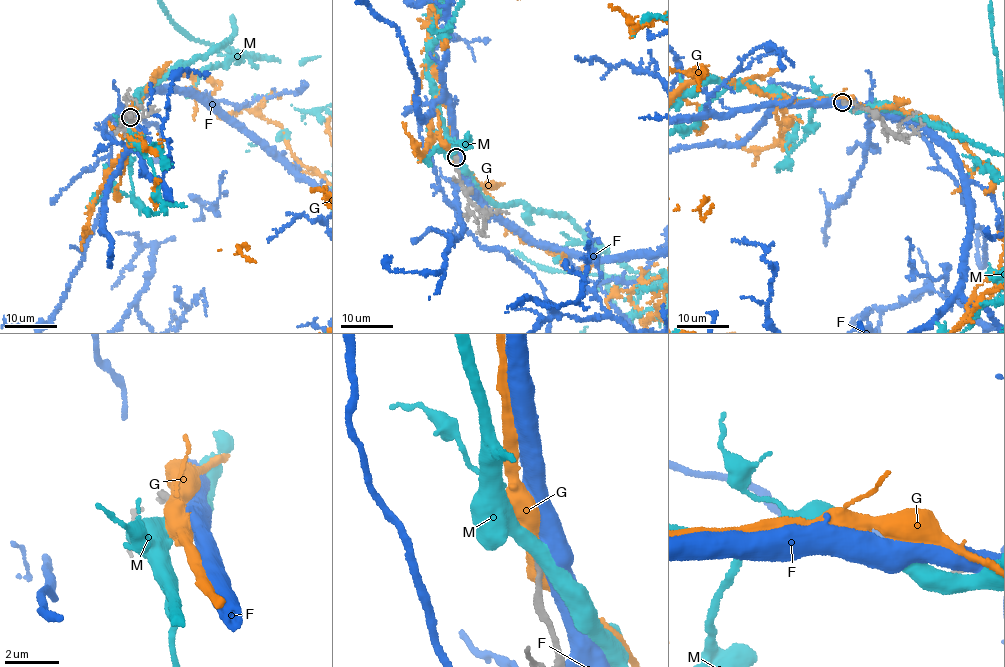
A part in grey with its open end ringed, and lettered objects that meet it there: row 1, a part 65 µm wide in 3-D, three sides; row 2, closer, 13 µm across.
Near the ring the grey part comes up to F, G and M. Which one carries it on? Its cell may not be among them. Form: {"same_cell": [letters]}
{"same_cell": ["G"]}

